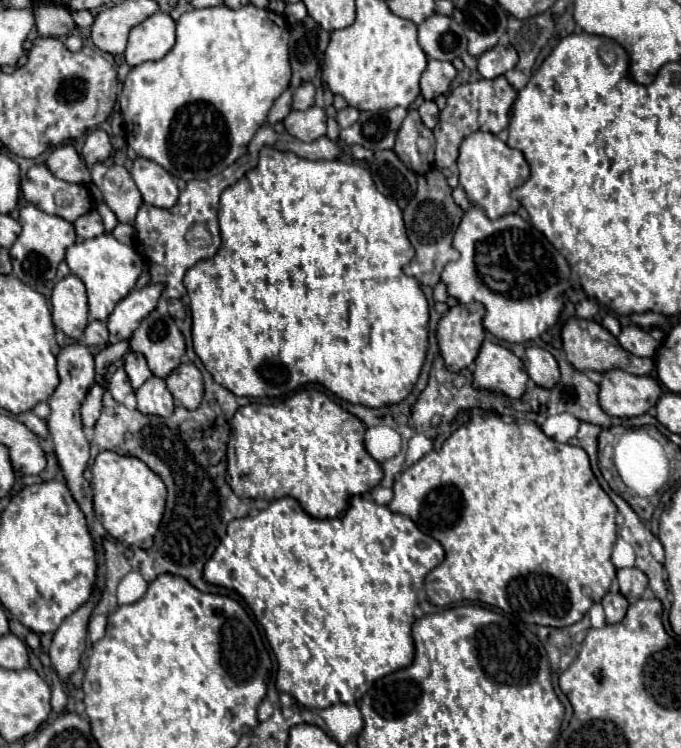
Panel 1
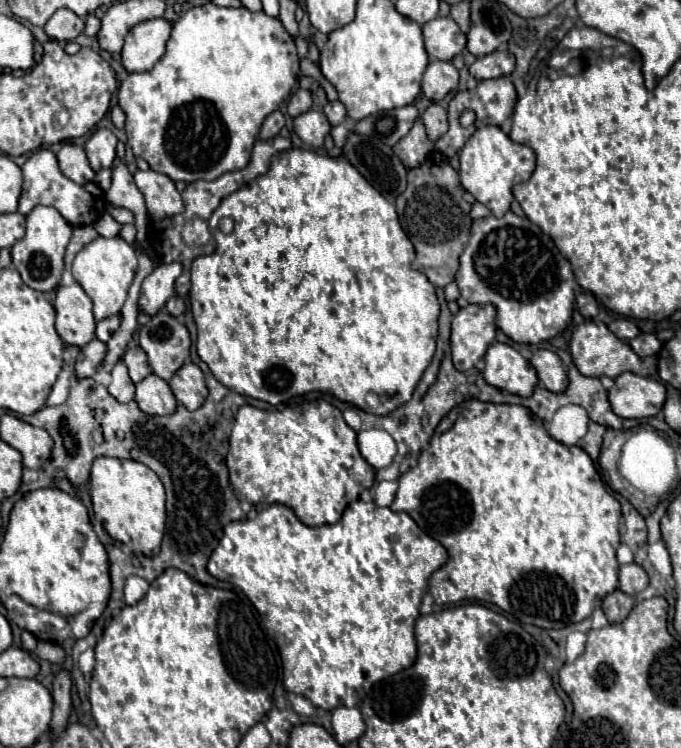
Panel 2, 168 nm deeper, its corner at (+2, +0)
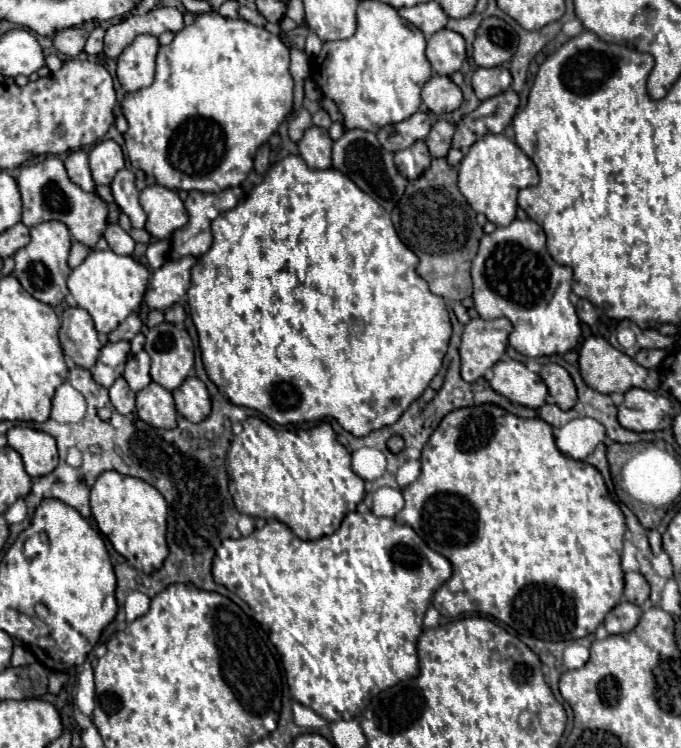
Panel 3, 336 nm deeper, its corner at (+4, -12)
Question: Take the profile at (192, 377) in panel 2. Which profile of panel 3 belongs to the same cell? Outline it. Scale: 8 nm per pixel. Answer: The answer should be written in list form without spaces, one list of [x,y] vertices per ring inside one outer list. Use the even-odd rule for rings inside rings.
[[[186,378],[174,392],[176,410],[190,422],[200,422],[210,414],[210,396],[198,378]]]

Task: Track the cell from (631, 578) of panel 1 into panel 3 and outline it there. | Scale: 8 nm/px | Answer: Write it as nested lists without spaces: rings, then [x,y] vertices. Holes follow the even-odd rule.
[[[626,572],[624,574],[624,600],[642,606],[650,594],[650,586],[640,572]]]

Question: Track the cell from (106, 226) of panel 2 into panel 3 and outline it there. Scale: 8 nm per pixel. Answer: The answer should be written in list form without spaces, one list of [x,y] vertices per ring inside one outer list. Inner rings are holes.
[[[110,224],[104,232],[104,238],[112,252],[116,254],[132,254],[134,252],[134,240],[116,224]]]

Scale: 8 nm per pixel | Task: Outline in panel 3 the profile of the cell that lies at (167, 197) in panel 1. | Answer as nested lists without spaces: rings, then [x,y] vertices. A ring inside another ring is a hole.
[[[158,184],[140,192],[140,204],[148,216],[144,230],[156,240],[170,240],[170,234],[188,222],[186,208],[178,198],[178,192]]]

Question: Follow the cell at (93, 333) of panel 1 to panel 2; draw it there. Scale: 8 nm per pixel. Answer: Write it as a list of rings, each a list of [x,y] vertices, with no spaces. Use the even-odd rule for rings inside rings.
[[[120,314],[110,316],[110,318],[106,318],[106,320],[100,320],[100,322],[96,324],[96,338],[102,340],[102,342],[108,342],[110,336],[118,330],[120,322],[122,322],[122,316],[120,316]]]

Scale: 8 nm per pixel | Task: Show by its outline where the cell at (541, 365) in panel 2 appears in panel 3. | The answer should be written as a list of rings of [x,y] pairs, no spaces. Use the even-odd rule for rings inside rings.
[[[552,362],[544,364],[540,370],[540,378],[544,380],[550,396],[562,410],[570,410],[572,404],[576,404],[576,386],[562,366]]]

